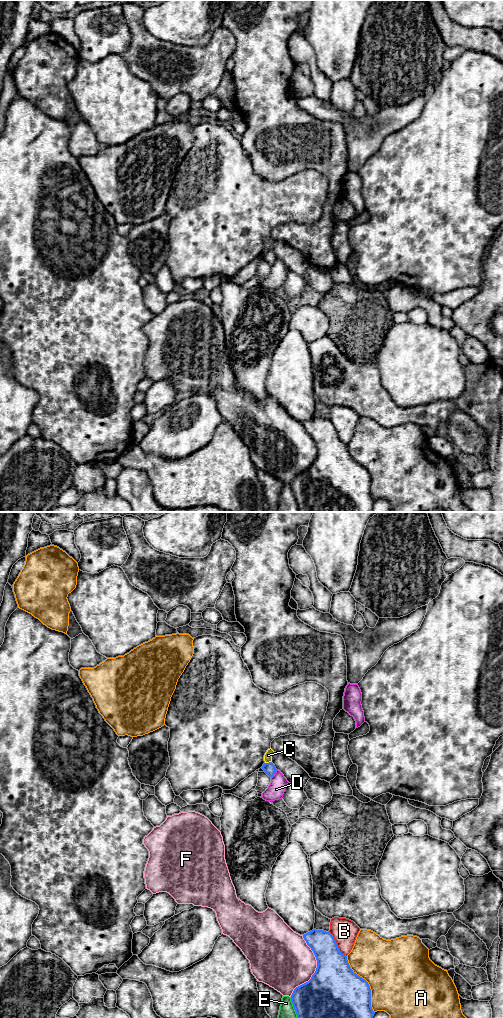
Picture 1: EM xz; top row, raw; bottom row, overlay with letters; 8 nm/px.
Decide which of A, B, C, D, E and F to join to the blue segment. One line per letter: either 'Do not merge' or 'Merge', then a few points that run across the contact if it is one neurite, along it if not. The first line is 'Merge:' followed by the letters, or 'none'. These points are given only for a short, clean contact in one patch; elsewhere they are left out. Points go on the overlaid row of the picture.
Merge: C
A: Do not merge
B: Do not merge
C: Merge. Line: xz (269, 768), (269, 762), (268, 755)
D: Do not merge
E: Do not merge
F: Do not merge

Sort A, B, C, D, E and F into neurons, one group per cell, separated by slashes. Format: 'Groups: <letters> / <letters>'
Groups: A / B / C / D / E / F

